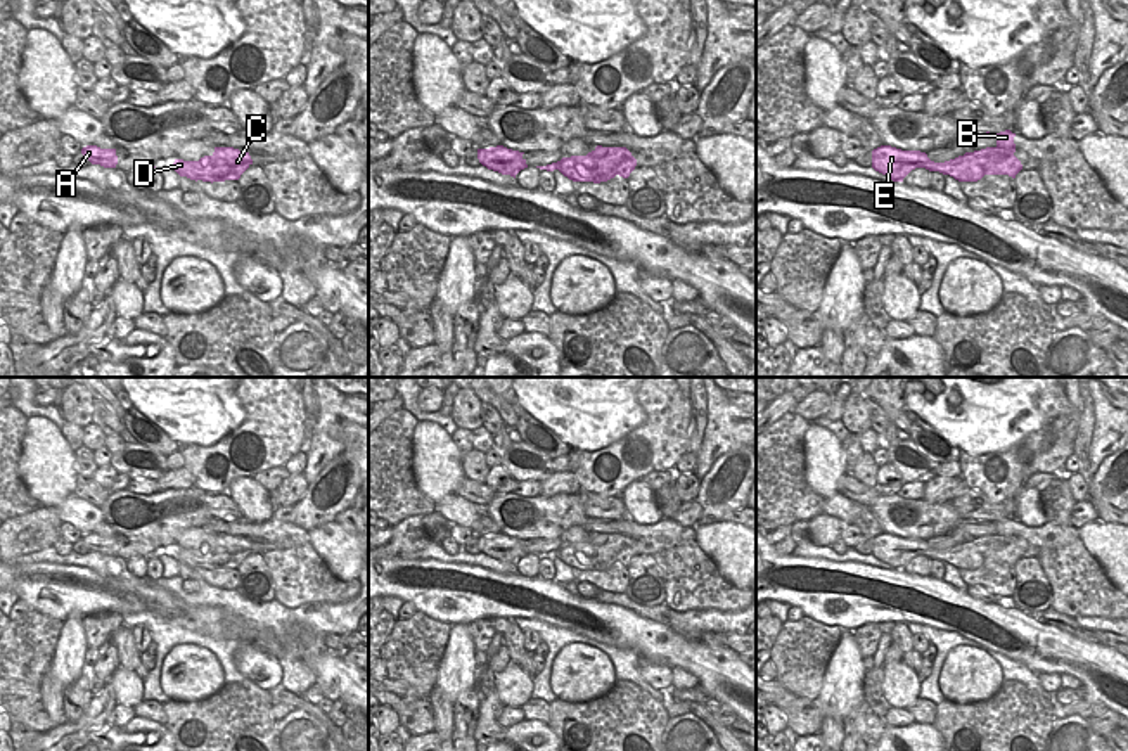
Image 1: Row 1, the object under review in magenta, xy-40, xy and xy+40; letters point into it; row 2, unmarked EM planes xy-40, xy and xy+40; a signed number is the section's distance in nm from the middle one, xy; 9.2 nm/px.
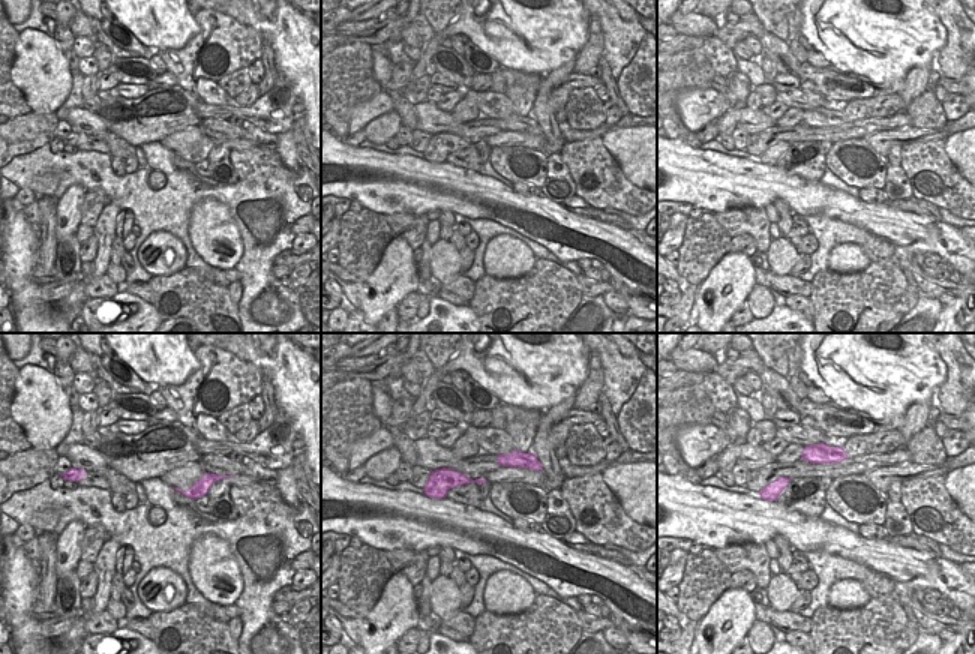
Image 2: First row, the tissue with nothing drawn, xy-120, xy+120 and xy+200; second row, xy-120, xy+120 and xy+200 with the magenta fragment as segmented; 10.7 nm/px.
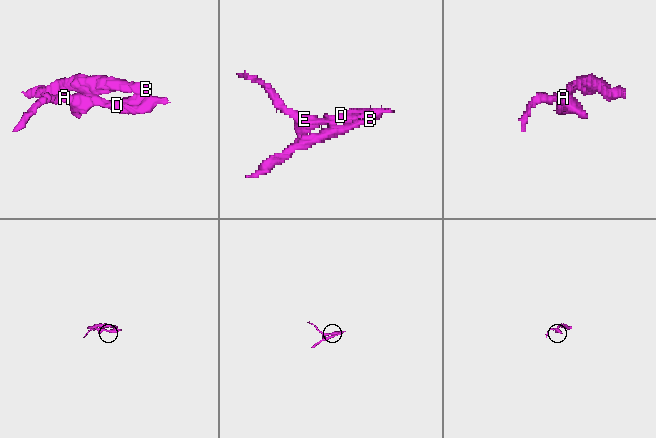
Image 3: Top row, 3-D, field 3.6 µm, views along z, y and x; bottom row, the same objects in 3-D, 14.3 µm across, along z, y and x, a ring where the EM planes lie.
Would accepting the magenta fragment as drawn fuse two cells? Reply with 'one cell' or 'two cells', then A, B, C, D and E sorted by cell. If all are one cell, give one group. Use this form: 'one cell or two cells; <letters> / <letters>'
two cells; A C D E / B

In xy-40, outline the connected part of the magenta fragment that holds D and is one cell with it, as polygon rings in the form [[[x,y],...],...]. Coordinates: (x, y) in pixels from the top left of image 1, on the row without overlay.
[[[215,535],[211,543],[199,549],[175,547],[173,557],[180,564],[202,569],[239,568],[240,562],[253,552],[249,540],[234,535]]]

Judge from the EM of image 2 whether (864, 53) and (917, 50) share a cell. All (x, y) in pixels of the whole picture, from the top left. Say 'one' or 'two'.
one

